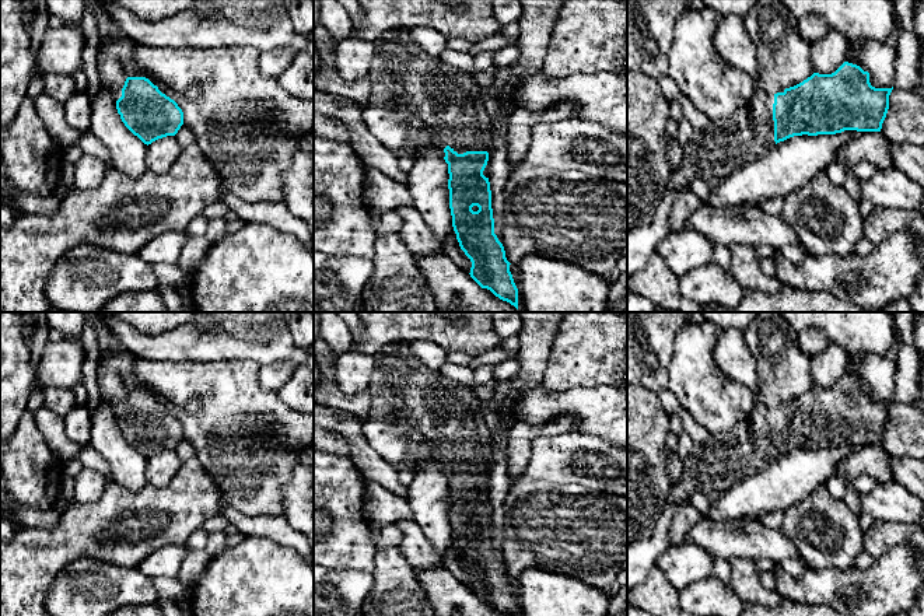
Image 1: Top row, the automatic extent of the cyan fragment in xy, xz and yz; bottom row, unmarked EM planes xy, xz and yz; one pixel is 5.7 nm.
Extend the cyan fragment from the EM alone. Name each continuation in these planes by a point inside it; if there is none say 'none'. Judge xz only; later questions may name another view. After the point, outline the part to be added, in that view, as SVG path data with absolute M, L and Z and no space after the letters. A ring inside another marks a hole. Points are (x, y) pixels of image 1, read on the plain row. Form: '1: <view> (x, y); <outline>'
1: xz (447, 422); M403 342L381 347L374 353L374 361L368 385L372 403L367 417L378 420L396 414L407 419L412 426L409 454L396 468L398 472L416 472L426 461L437 463L442 472L447 459L458 468L487 463L491 434L475 388L447 378L440 370L428 368Z

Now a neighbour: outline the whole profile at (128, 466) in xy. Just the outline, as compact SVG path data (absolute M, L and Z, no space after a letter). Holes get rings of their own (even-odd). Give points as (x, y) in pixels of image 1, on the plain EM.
M104 399L91 417L90 445L109 463L112 482L133 493L147 484L147 458L125 440L118 427L116 414Z

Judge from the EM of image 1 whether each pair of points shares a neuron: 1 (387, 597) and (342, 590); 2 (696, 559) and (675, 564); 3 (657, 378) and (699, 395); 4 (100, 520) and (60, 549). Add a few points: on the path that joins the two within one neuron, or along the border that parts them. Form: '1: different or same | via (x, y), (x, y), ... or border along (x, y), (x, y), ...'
1: different | border along (373, 573), (373, 587), (363, 601)
2: same | via (690, 563), (681, 564)
3: different | border along (674, 350), (667, 371), (667, 388)
4: same | via (90, 529), (70, 539)

